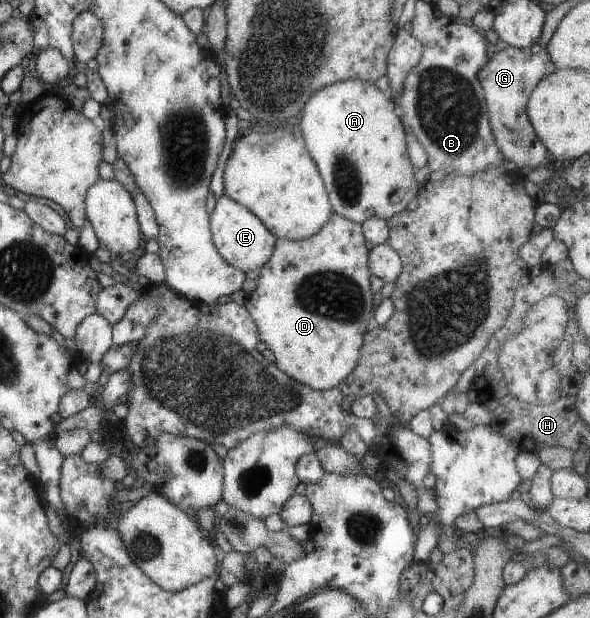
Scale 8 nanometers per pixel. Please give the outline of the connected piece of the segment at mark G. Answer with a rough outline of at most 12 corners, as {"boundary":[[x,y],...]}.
{"boundary":[[545,45],[507,46],[478,71],[494,142],[519,175],[547,148],[526,114],[555,69]]}

